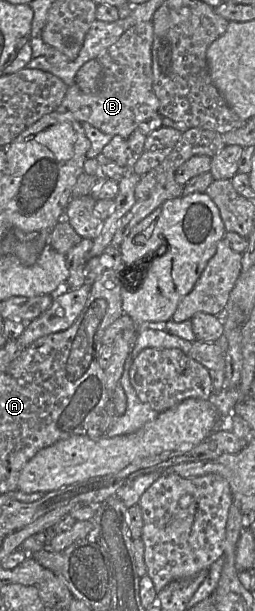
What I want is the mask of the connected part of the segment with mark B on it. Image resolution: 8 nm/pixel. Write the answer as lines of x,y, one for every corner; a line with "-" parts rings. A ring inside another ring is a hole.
152,21
130,27
97,59
102,68
101,86
96,93
86,94
73,84
68,87
57,111
72,113
80,123
89,123
103,133
127,136
139,125
158,113
159,100
153,89

